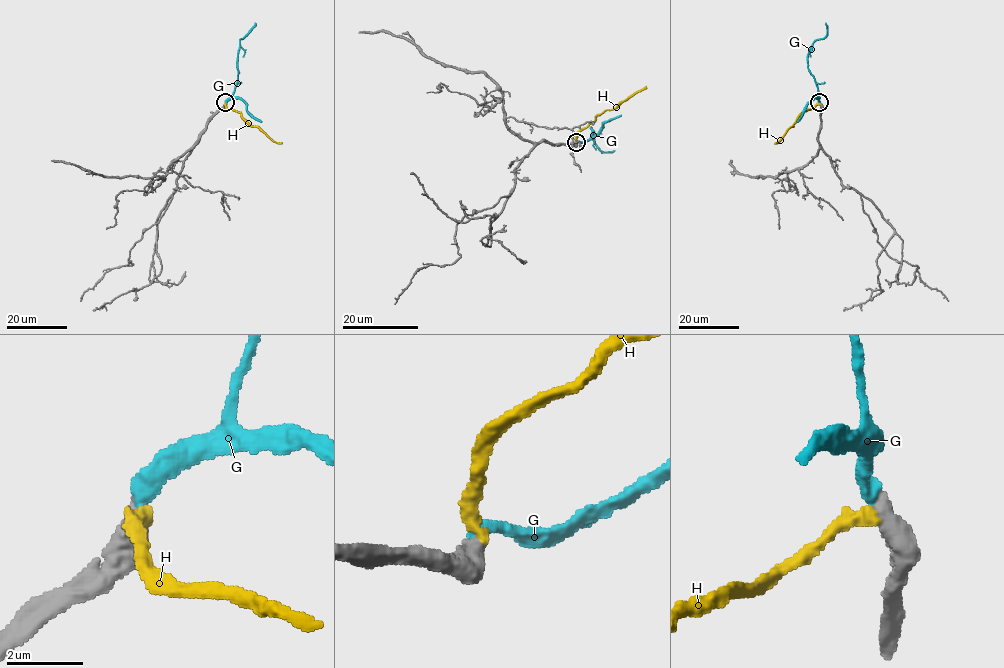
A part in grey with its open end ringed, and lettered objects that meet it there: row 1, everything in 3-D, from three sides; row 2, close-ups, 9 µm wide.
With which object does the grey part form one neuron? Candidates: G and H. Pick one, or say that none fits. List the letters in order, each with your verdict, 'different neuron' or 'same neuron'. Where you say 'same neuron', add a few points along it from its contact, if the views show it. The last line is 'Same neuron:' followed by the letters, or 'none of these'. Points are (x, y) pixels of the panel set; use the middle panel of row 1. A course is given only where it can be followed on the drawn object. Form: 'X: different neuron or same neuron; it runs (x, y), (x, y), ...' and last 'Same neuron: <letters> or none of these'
G: same neuron; it runs (577, 142), (592, 136), (591, 127), (594, 143), (601, 151), (613, 150)
H: different neuron
Same neuron: G

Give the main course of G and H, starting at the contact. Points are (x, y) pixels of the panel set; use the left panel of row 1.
G: (226, 103), (232, 97), (238, 78), (239, 40), (255, 23)
H: (226, 103), (251, 125), (281, 143)

